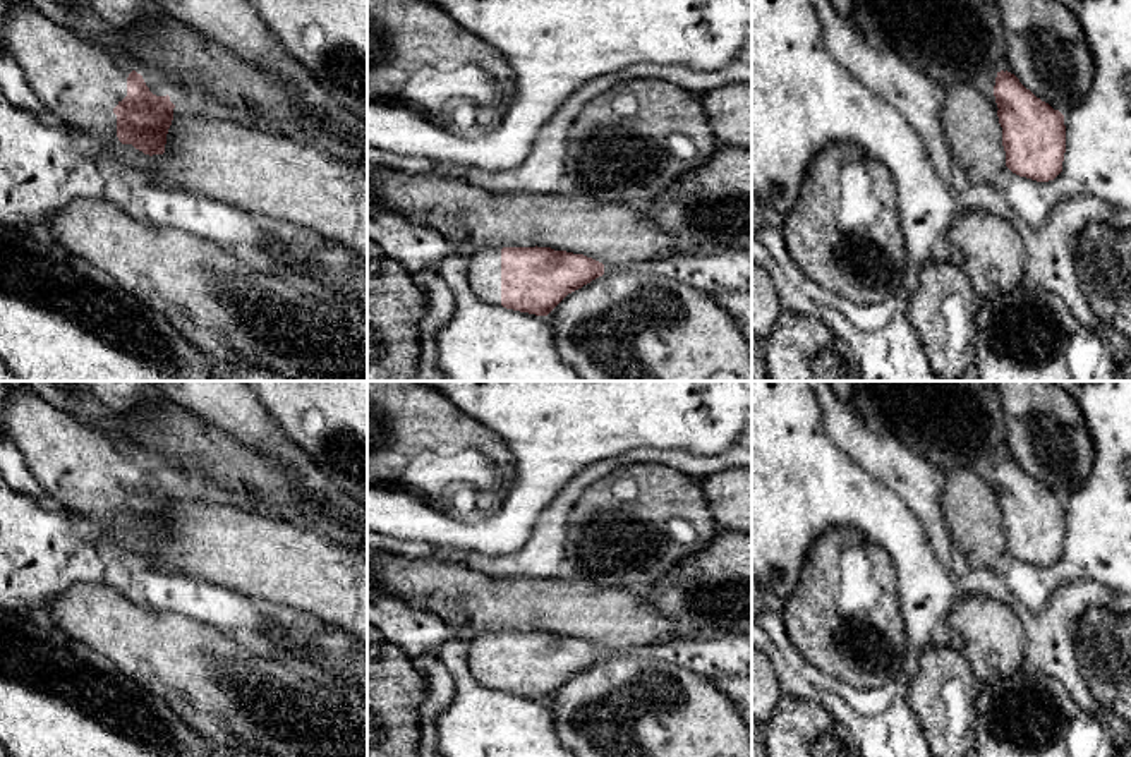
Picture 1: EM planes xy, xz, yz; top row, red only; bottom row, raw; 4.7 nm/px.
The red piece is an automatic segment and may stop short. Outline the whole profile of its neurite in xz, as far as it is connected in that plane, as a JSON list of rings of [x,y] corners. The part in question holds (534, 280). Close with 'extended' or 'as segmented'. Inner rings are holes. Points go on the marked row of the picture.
[[[484,247],[469,256],[467,280],[477,299],[547,316],[568,294],[604,275],[604,264],[551,247]]]; extended

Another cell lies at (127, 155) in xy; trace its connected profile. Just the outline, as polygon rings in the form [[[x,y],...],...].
[[[173,108],[163,154],[144,154],[132,144],[91,137],[112,160],[142,172],[153,182],[194,191],[237,209],[311,228],[367,261],[367,170],[290,134],[235,120],[208,108]]]

